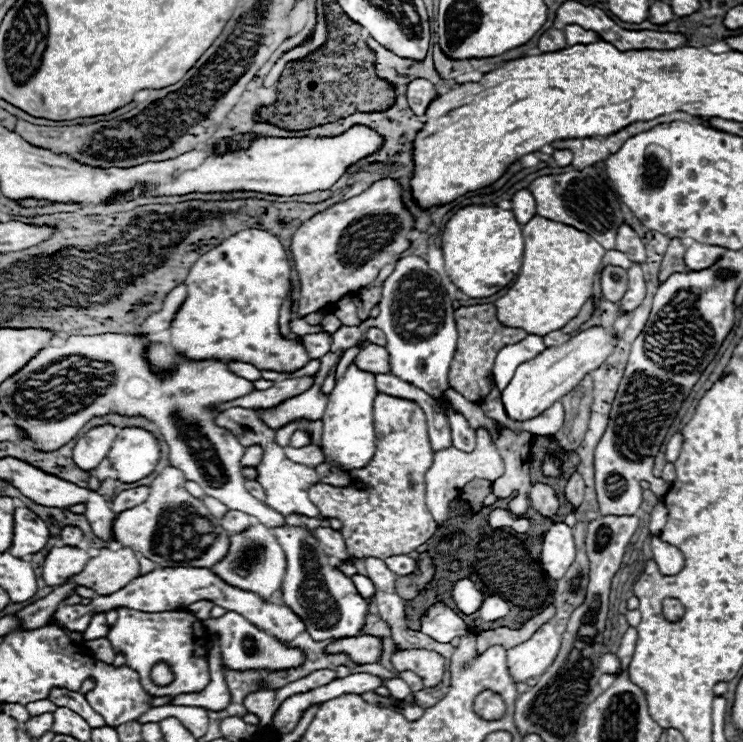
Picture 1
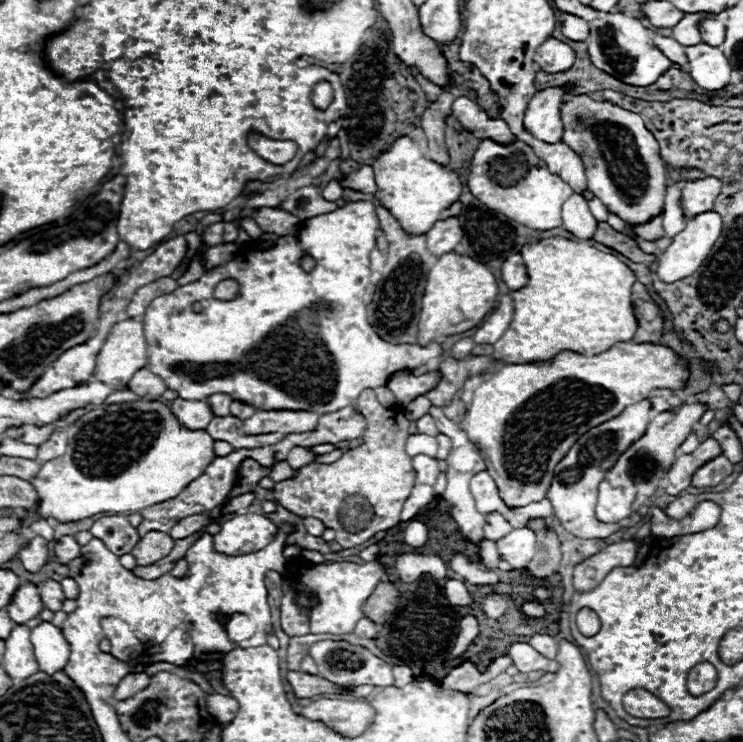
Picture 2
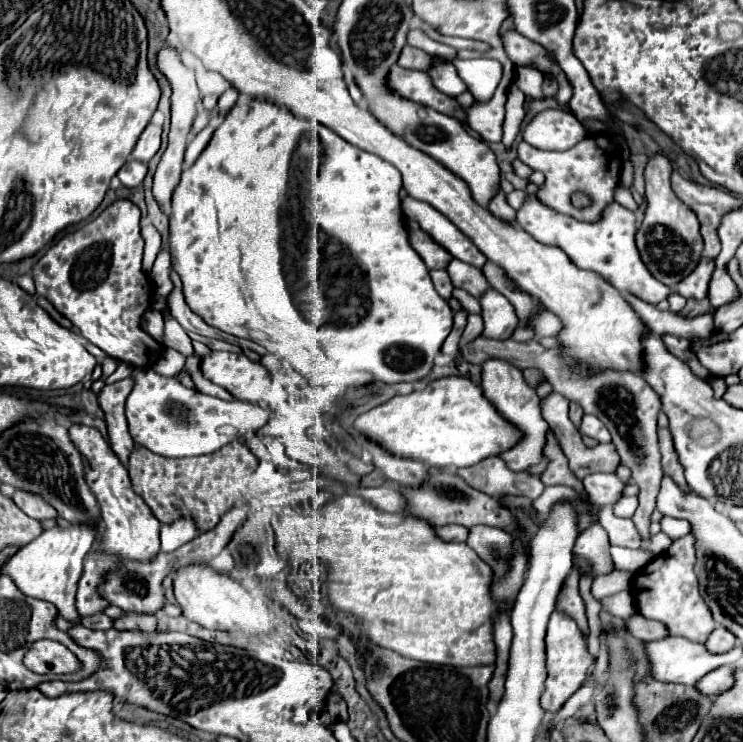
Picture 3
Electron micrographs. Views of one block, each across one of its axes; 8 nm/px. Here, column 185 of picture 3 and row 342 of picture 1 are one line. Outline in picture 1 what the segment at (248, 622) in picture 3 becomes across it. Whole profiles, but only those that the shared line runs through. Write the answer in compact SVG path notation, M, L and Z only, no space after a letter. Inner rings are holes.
M596 326L586 332L576 334L562 346L546 348L536 358L518 366L514 378L502 390L502 406L504 406L506 416L510 420L524 422L524 420L530 420L530 418L542 414L548 406L552 406L564 394L574 390L588 372L596 370L612 354L616 342L618 342L618 338L614 338L612 332Z

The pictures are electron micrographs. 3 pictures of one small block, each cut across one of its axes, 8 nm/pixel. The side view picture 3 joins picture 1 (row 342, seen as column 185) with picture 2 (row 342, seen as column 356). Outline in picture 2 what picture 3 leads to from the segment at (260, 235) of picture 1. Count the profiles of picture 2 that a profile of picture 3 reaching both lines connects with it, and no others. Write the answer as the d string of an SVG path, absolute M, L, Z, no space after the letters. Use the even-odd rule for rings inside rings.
M370 200L348 202L332 211L318 214L318 218L308 218L306 222L300 220L300 242L286 236L278 238L278 244L266 252L240 250L238 258L232 258L226 266L204 274L198 282L154 298L146 310L146 318L142 318L150 350L148 368L166 382L168 390L178 392L178 396L186 400L226 392L258 410L314 410L318 414L328 414L352 404L364 388L384 386L398 370L414 370L442 358L444 350L438 342L432 342L426 348L420 348L418 344L388 344L372 330L366 320L366 312L368 314L367 306L373 297L370 294L368 298L366 290L368 286L378 286L378 282L372 284L370 252L376 248L380 220ZM302 252L316 260L316 268L310 274L306 274L298 264ZM226 278L234 278L238 282L240 294L234 300L216 300L212 292L216 284ZM194 302L202 304L200 314L192 312Z

